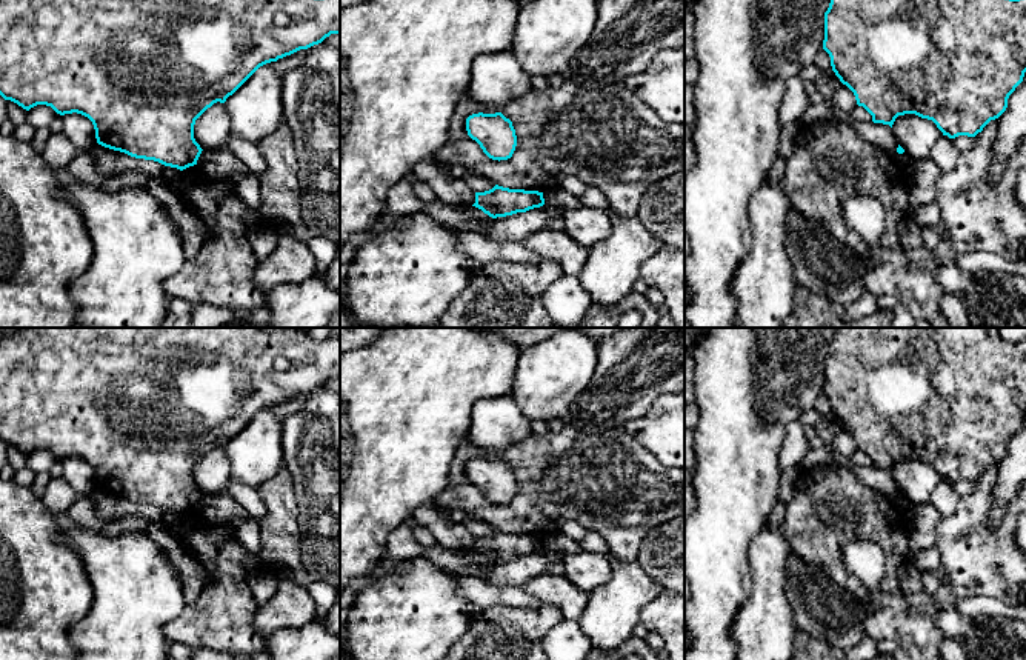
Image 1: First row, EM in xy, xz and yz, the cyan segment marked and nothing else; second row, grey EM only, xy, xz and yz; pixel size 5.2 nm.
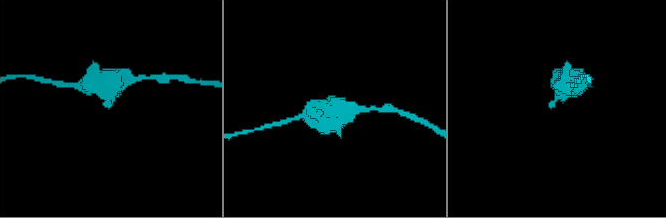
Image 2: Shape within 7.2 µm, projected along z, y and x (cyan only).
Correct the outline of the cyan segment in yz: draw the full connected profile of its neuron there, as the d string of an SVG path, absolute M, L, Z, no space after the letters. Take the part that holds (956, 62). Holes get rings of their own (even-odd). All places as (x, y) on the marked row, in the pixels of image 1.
M831 0L824 12L823 49L831 57L835 75L854 92L857 105L872 115L874 123L892 128L898 115L915 114L932 120L949 138L975 137L991 120L1006 111L1009 95L1023 82L1026 72L1026 0Z

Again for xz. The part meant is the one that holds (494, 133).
M501 112L472 114L466 118L468 135L475 140L492 160L508 160L517 146L512 122Z

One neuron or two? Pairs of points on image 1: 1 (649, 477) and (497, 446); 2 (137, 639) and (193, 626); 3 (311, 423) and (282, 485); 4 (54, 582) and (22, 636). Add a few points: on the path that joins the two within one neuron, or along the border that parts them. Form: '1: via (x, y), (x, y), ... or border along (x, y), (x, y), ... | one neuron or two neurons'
1: border along (534, 433), (508, 446), (499, 456) | two neurons
2: border along (185, 605), (165, 625), (165, 639), (168, 642) | two neurons
3: border along (283, 465), (289, 474), (297, 506) | two neurons
4: via (40, 596), (20, 616), (20, 622) | one neuron

